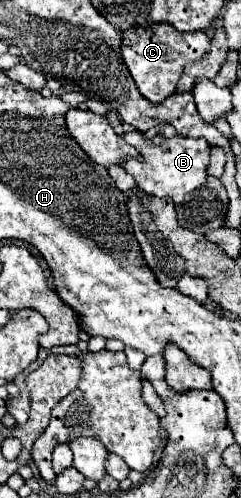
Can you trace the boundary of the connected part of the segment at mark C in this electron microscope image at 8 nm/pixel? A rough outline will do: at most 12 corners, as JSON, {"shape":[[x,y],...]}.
{"shape":[[168,23],[122,33],[122,57],[150,103],[212,47]]}

